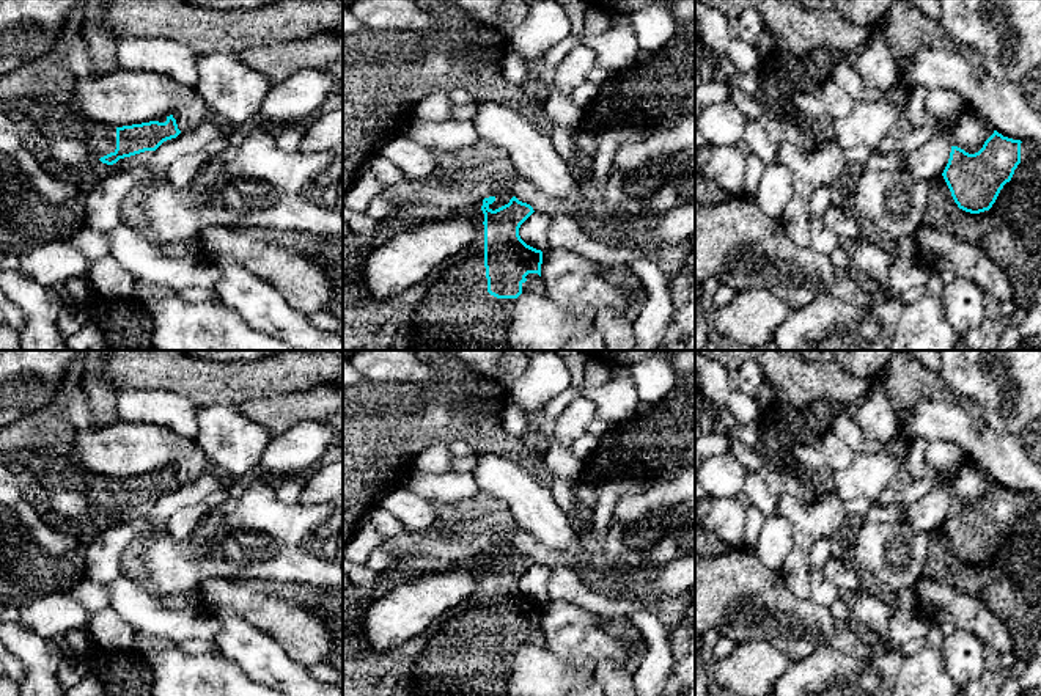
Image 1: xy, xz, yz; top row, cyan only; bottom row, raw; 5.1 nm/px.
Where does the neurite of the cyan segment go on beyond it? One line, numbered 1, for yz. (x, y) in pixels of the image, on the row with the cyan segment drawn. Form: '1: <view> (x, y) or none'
1: yz (1024, 154)

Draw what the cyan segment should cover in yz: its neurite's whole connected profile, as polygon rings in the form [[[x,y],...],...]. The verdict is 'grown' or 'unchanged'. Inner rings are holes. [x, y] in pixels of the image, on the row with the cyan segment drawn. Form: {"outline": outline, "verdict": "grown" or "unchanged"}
{"outline": [[[994,130],[975,154],[951,146],[942,176],[958,207],[980,214],[992,207],[1017,165],[1028,160],[1030,154],[1024,141]]], "verdict": "grown"}

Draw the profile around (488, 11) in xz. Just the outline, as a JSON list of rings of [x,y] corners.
[[[453,0],[473,19],[494,27],[500,17],[500,8],[505,0]]]

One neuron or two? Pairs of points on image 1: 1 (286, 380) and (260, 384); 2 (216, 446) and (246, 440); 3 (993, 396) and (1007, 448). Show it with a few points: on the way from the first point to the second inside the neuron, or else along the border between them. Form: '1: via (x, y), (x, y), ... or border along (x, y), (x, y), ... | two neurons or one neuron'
1: via (280, 380), (266, 380) | one neuron
2: via (224, 445), (238, 443) | one neuron
3: border along (985, 424), (1002, 434), (1015, 434), (1024, 428) | two neurons

